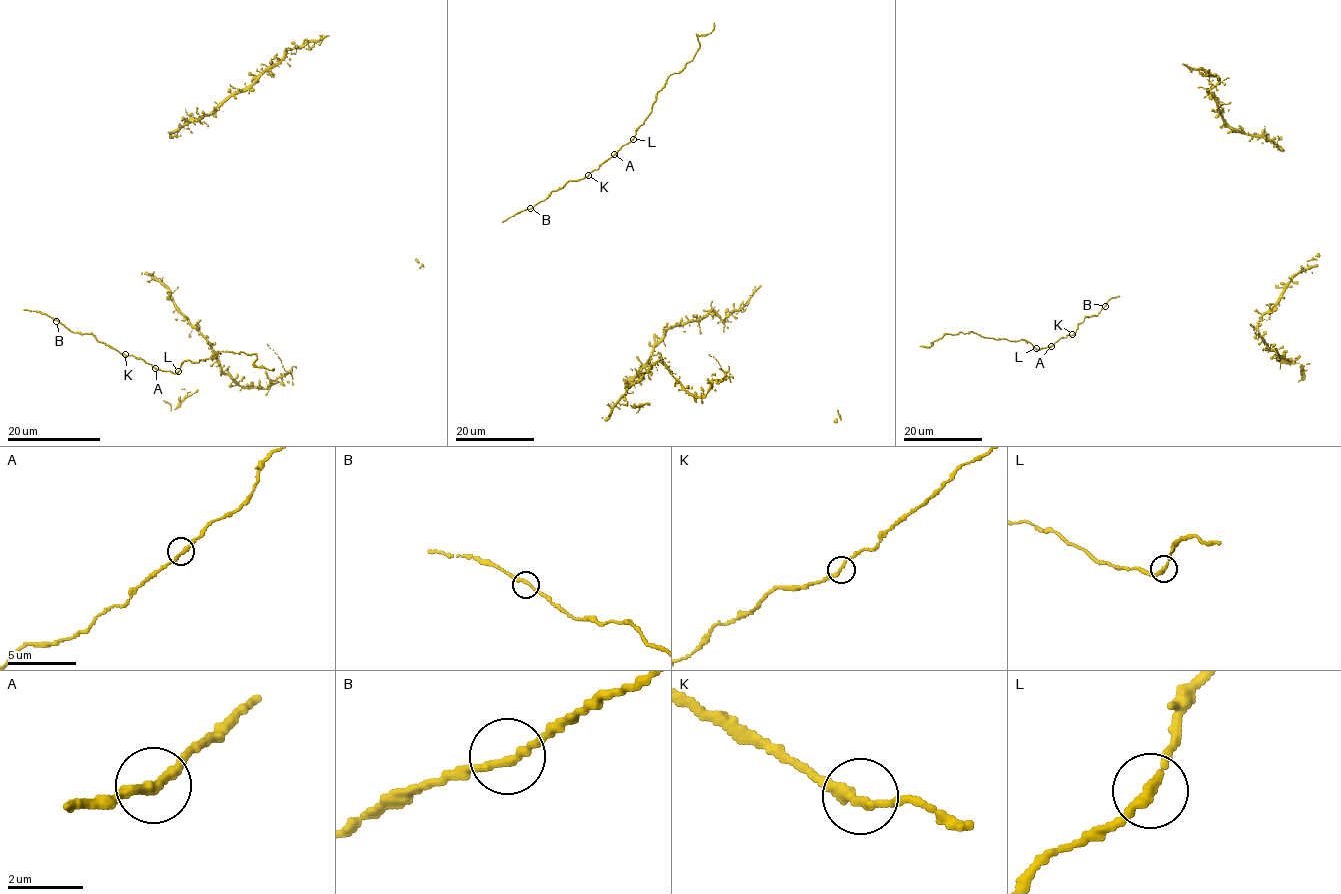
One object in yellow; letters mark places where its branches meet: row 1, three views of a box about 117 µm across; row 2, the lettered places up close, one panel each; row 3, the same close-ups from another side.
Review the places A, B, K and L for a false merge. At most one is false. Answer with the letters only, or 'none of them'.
none of them

